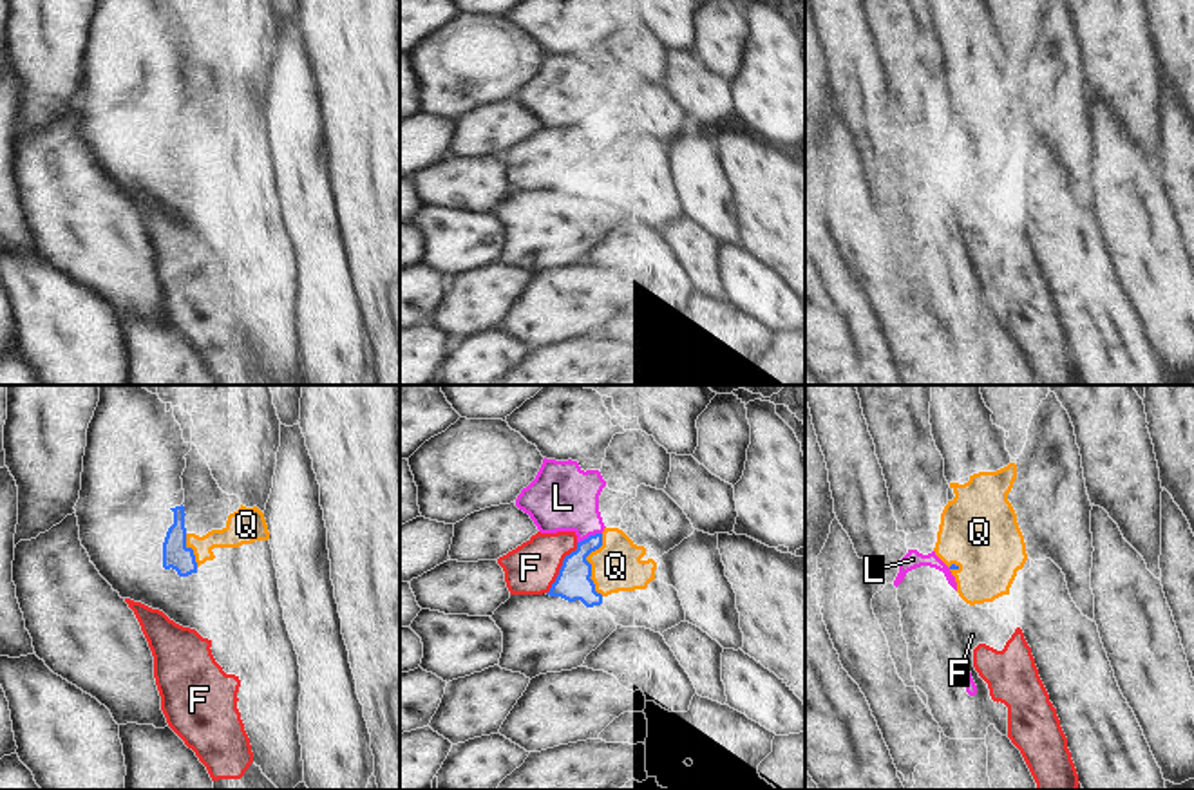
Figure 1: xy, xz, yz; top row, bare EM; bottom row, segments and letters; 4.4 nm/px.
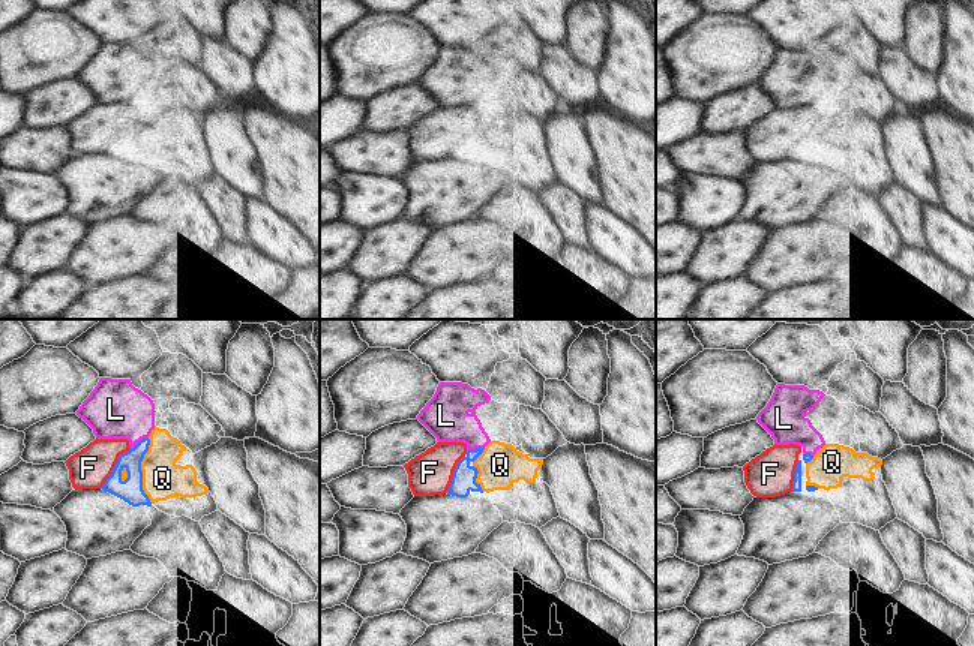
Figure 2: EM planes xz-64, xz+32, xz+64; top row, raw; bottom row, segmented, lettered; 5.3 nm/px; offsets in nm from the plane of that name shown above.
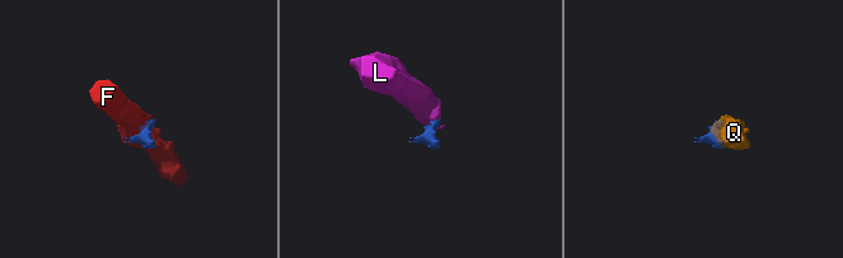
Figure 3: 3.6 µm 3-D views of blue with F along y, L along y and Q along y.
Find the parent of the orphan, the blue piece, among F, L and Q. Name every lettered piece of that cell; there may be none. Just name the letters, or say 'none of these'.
F

